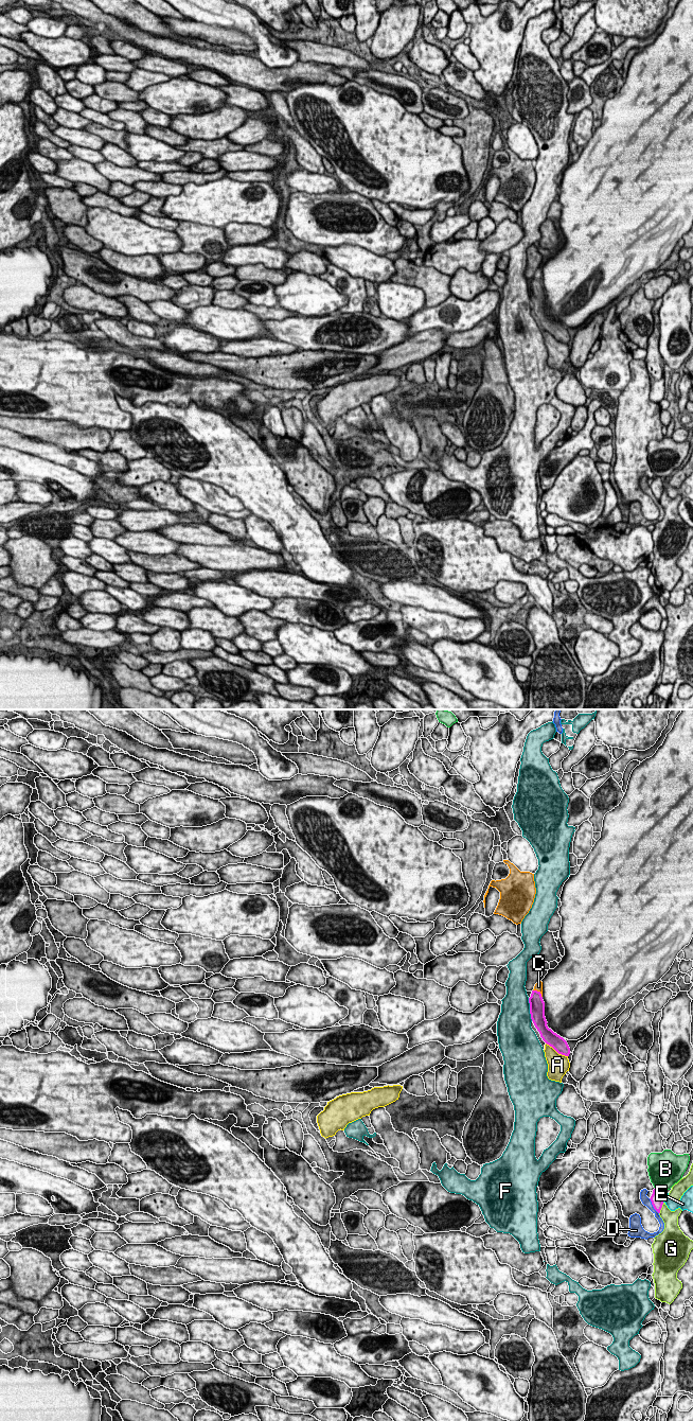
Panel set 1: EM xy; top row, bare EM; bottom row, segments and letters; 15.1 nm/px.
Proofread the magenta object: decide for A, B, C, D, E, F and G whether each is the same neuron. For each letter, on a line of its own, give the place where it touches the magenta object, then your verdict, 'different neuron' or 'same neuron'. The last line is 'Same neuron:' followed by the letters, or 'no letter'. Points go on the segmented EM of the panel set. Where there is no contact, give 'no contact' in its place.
A: xy (556, 1051) | different neuron
B: xy (658, 1190) | different neuron
C: xy (538, 992) | same neuron
D: xy (653, 1206) | different neuron
E: xy (662, 1196) | different neuron
F: xy (530, 1010) | different neuron
G: xy (661, 1207) | different neuron
Same neuron: C

